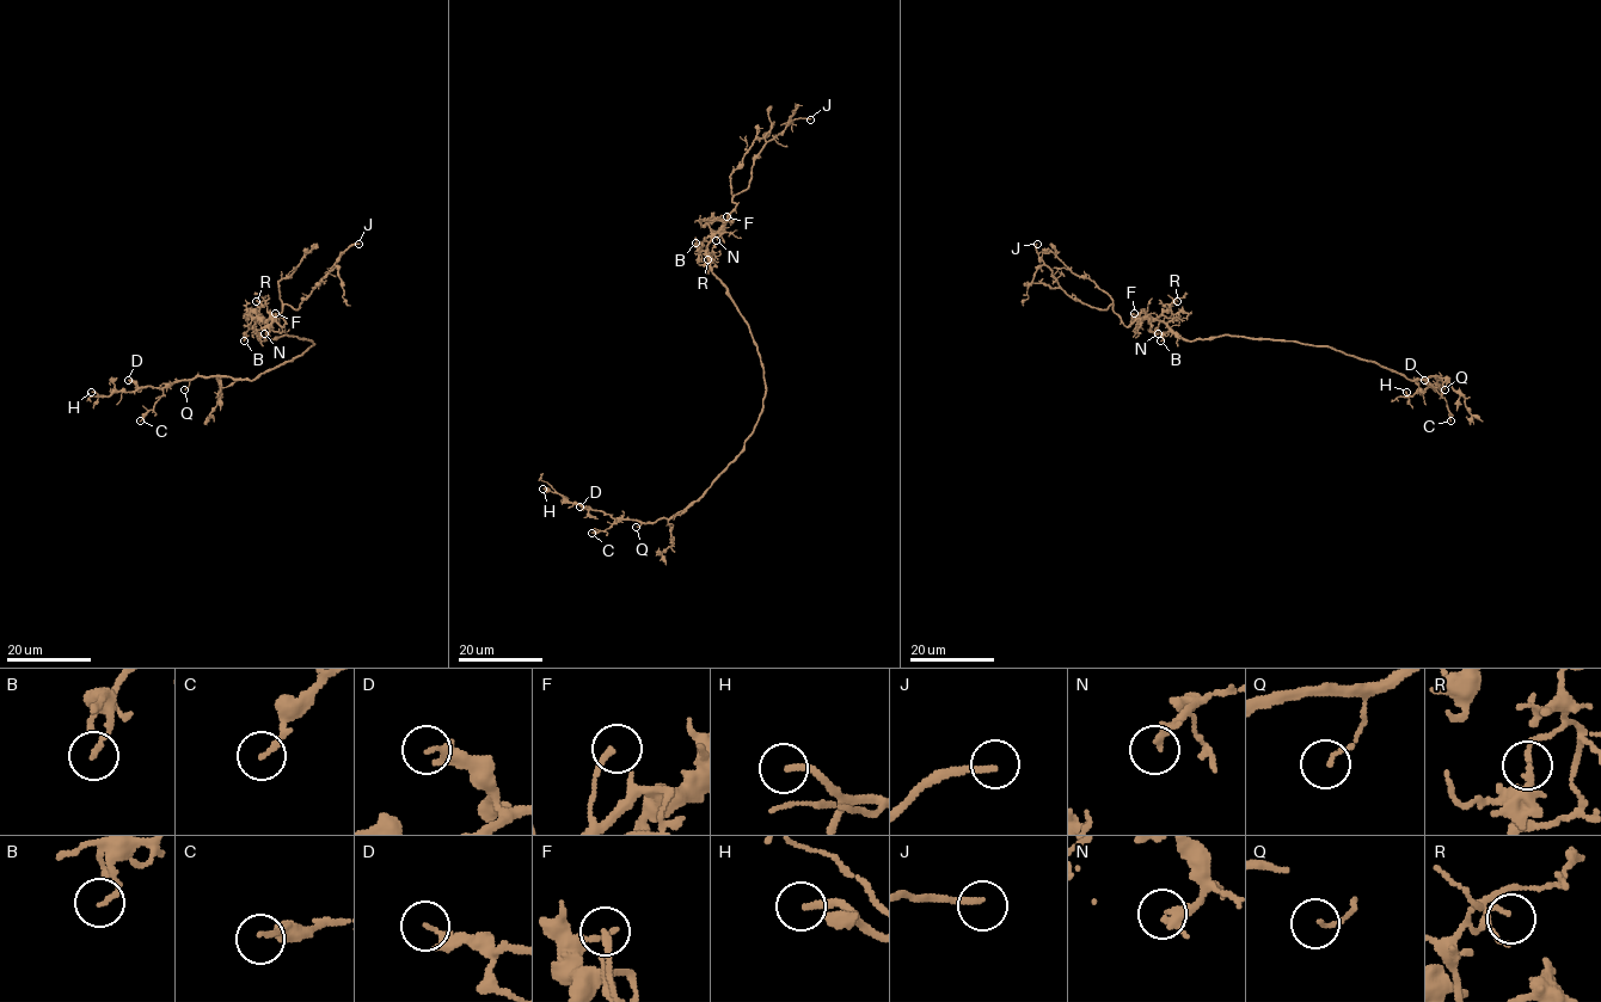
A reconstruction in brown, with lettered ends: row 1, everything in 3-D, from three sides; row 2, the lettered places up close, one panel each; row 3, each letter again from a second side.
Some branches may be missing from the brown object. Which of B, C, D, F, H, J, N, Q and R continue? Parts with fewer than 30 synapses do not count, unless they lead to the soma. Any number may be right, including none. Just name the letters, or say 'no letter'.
H, J

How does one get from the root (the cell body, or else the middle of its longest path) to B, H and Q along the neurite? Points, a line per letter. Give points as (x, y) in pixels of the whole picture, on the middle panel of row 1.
B: (759, 352), (728, 288), (712, 271), (710, 258), (698, 251), (695, 243)
H: (759, 352), (765, 382), (762, 410), (744, 448), (697, 500), (670, 518), (652, 522), (617, 520), (543, 489)
Q: (759, 352), (765, 382), (762, 410), (744, 448), (685, 509), (670, 518), (636, 527)

